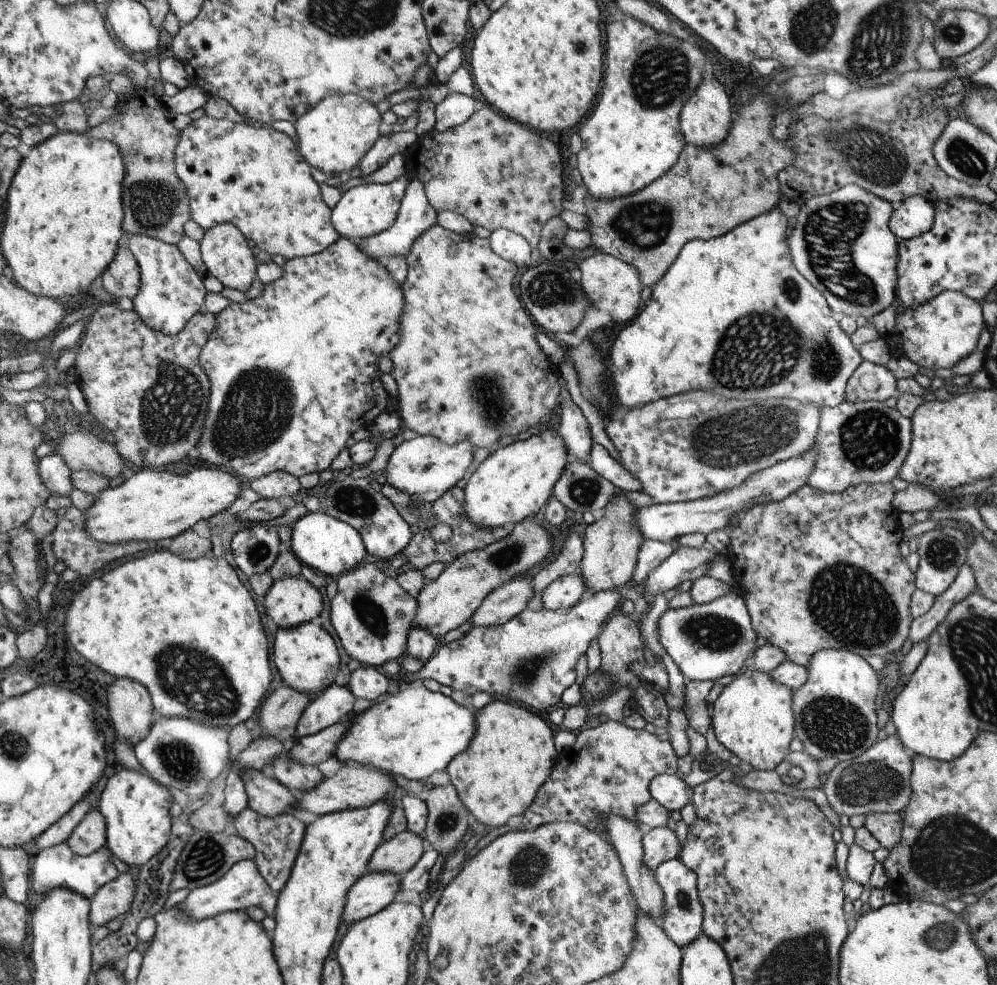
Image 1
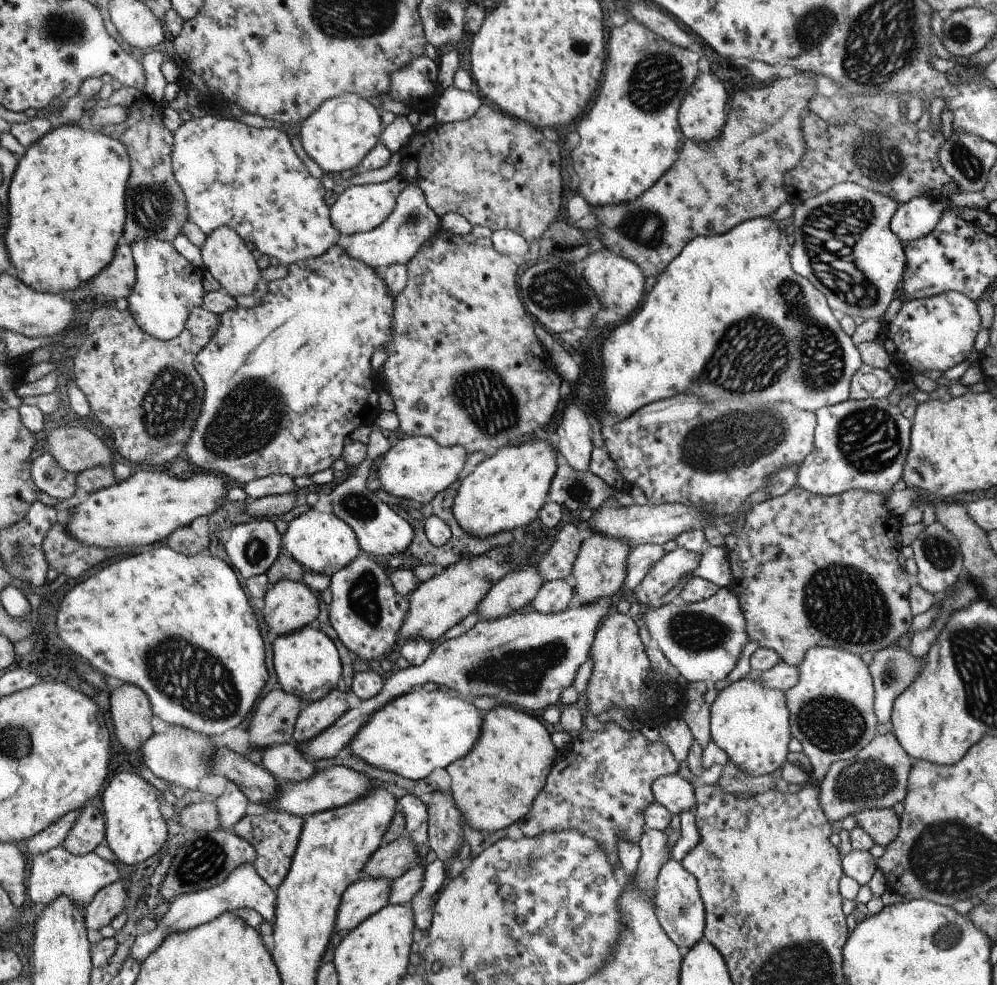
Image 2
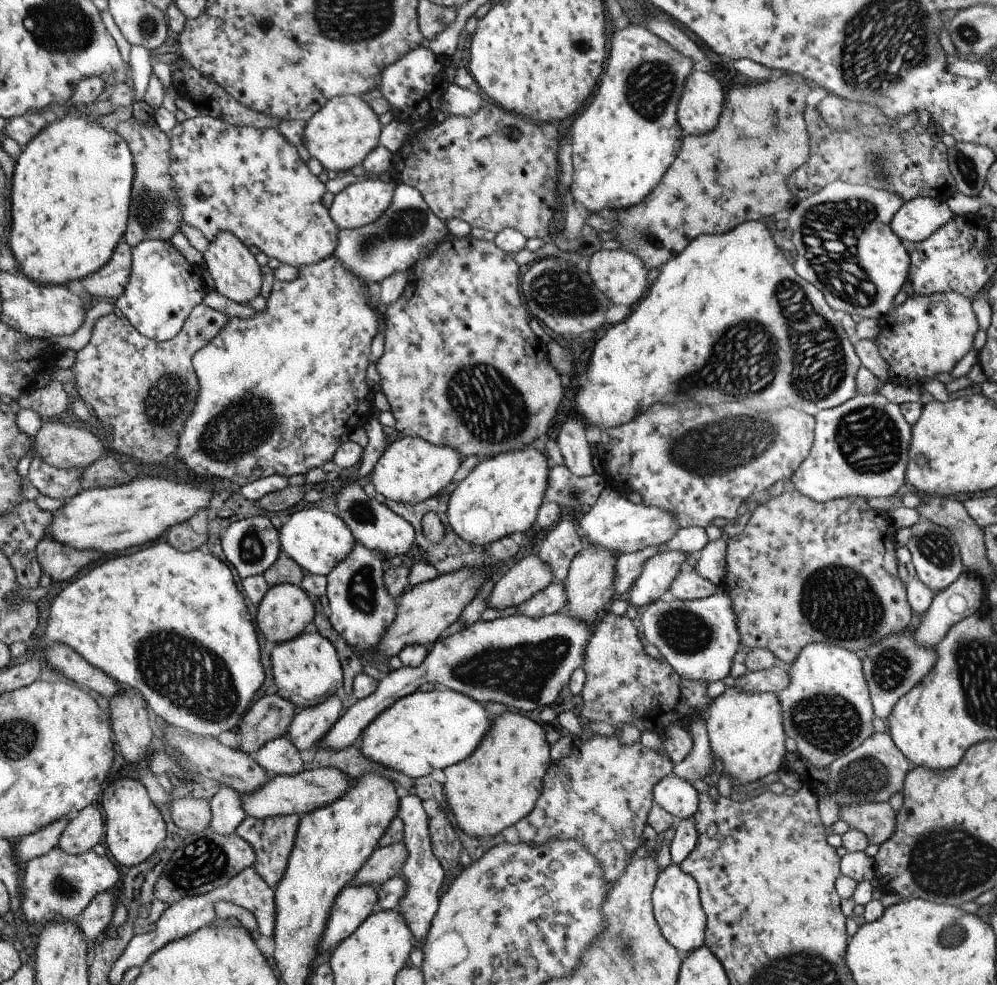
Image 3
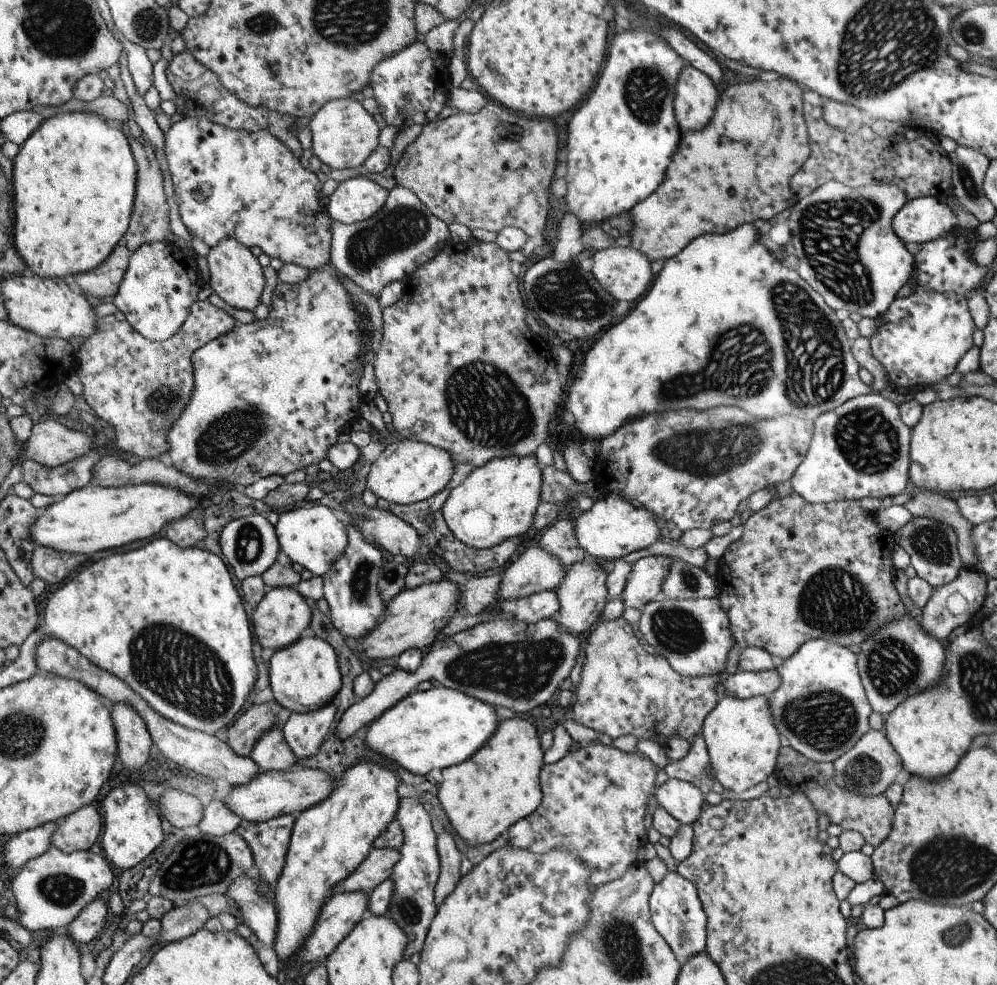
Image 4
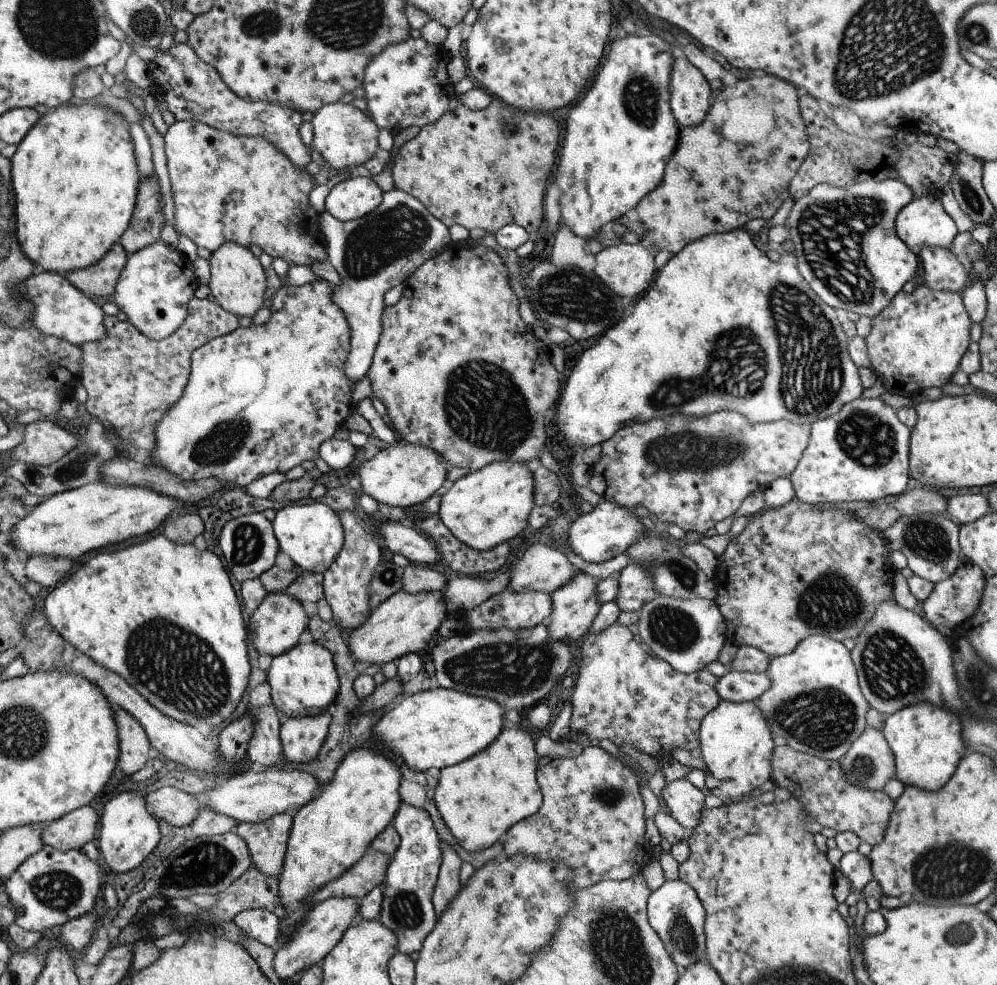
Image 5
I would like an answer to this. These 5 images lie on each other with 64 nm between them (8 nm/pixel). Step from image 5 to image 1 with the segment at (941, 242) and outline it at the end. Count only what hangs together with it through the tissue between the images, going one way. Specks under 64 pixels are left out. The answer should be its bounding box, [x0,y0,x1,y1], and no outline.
[889,195,934,239]

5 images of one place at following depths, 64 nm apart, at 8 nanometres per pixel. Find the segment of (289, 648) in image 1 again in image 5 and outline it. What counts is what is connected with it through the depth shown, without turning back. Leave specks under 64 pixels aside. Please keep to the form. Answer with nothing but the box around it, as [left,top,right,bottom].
[267,640,338,719]

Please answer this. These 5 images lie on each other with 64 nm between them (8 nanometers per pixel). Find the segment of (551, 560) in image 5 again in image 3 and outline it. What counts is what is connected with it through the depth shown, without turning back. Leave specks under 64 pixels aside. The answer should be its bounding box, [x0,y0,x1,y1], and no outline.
[487,553,556,610]

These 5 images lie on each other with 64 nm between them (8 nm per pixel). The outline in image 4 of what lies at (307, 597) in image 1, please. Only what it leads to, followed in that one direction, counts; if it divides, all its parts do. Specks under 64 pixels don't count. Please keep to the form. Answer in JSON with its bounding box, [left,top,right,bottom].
[252,588,312,652]

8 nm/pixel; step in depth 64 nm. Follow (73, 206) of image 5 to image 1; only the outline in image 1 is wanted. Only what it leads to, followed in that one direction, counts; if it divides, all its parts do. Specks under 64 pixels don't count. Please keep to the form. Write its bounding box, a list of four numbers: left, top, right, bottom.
[1,132,125,300]

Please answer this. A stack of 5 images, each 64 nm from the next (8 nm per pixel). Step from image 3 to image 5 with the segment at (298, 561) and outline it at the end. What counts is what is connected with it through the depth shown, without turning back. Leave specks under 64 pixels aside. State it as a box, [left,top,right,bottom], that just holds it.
[271,502,345,573]

